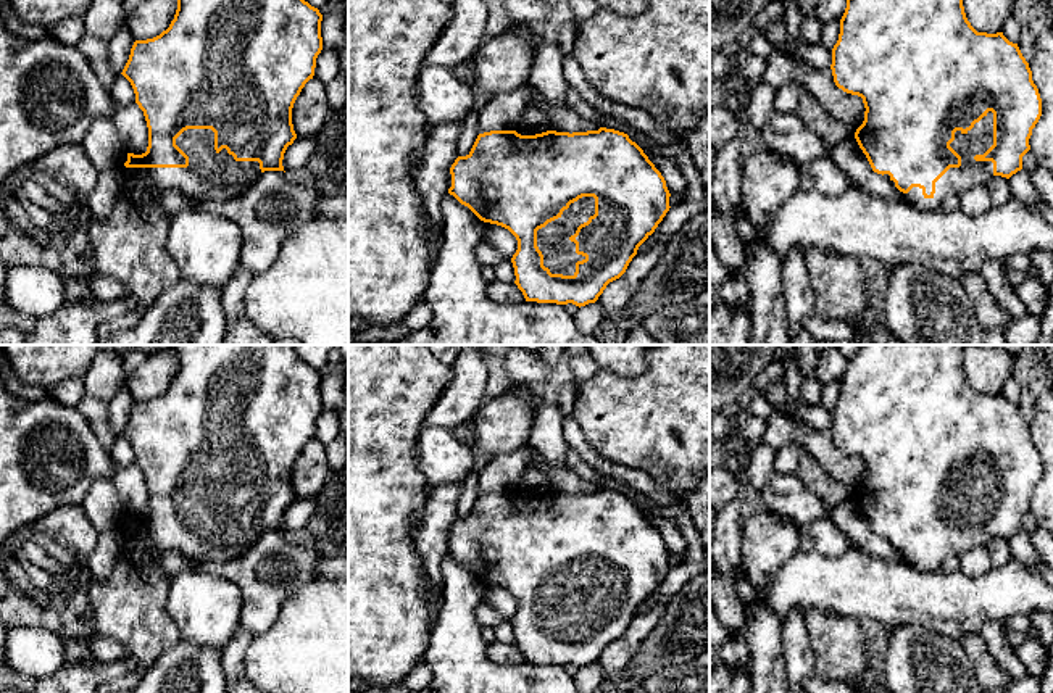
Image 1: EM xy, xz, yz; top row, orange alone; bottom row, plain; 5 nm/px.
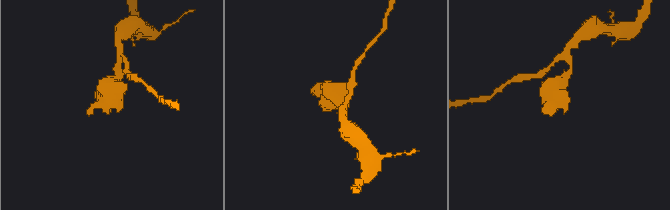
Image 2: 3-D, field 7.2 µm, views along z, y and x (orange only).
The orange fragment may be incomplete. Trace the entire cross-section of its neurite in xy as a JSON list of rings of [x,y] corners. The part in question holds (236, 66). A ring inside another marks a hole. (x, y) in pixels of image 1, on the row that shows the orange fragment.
[[[177,0],[174,19],[166,31],[153,39],[134,42],[121,74],[131,82],[135,103],[144,111],[148,127],[148,147],[142,155],[127,153],[127,161],[124,163],[126,169],[123,171],[123,198],[118,200],[111,214],[105,219],[92,218],[90,221],[89,235],[92,243],[94,274],[110,276],[123,282],[140,306],[150,306],[160,293],[184,279],[177,264],[166,251],[171,213],[160,206],[156,193],[160,190],[177,190],[192,198],[206,198],[219,203],[247,190],[264,171],[284,171],[284,153],[297,139],[292,124],[292,108],[305,84],[313,79],[316,58],[323,50],[321,21],[323,15],[319,10],[305,0]]]

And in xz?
[[[600,127],[587,132],[547,131],[521,135],[516,131],[479,134],[471,151],[450,168],[448,193],[481,221],[508,229],[518,240],[511,258],[526,301],[585,306],[595,303],[606,285],[619,279],[639,247],[669,211],[669,190],[661,172],[627,134]]]

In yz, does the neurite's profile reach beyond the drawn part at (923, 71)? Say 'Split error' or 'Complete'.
Split error

